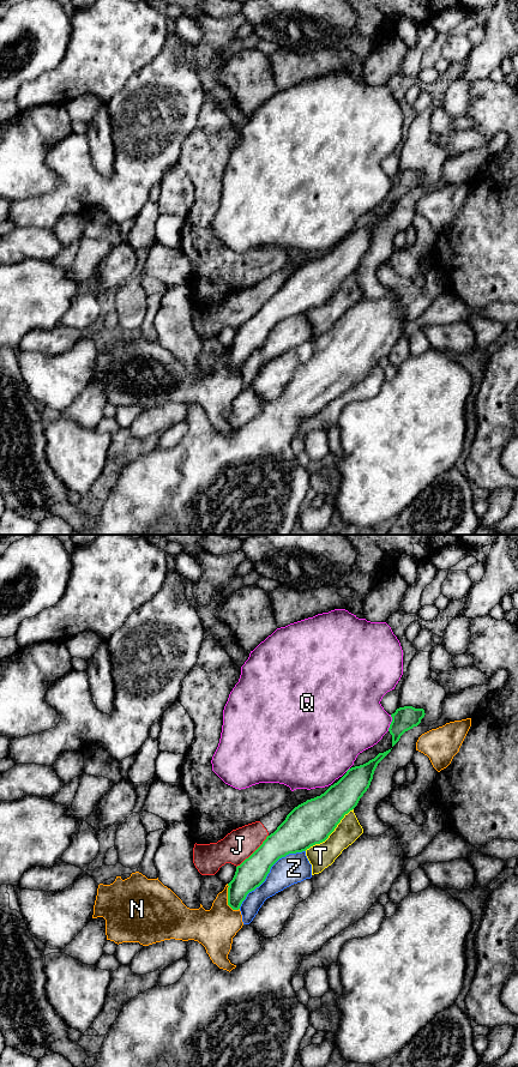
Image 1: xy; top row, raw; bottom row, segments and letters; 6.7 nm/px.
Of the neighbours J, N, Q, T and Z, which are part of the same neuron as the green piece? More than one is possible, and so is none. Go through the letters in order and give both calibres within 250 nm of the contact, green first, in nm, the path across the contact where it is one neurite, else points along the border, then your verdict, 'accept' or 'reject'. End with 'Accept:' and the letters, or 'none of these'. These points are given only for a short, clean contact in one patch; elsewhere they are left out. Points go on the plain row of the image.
J: 200 nm thick on the green side, 200 nm on the other; reject
N: 190 nm thick on the green side, 260 nm on the other; reject
Q: 160 nm thick on the green side, 420 nm on the other; reject
T: 300 nm thick on the green side, 170 nm on the other; reject
Z: 190 nm thick on the green side, 200 nm on the other; reject
Accept: none of these

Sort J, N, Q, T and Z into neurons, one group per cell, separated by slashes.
J / N / Q / T / Z

